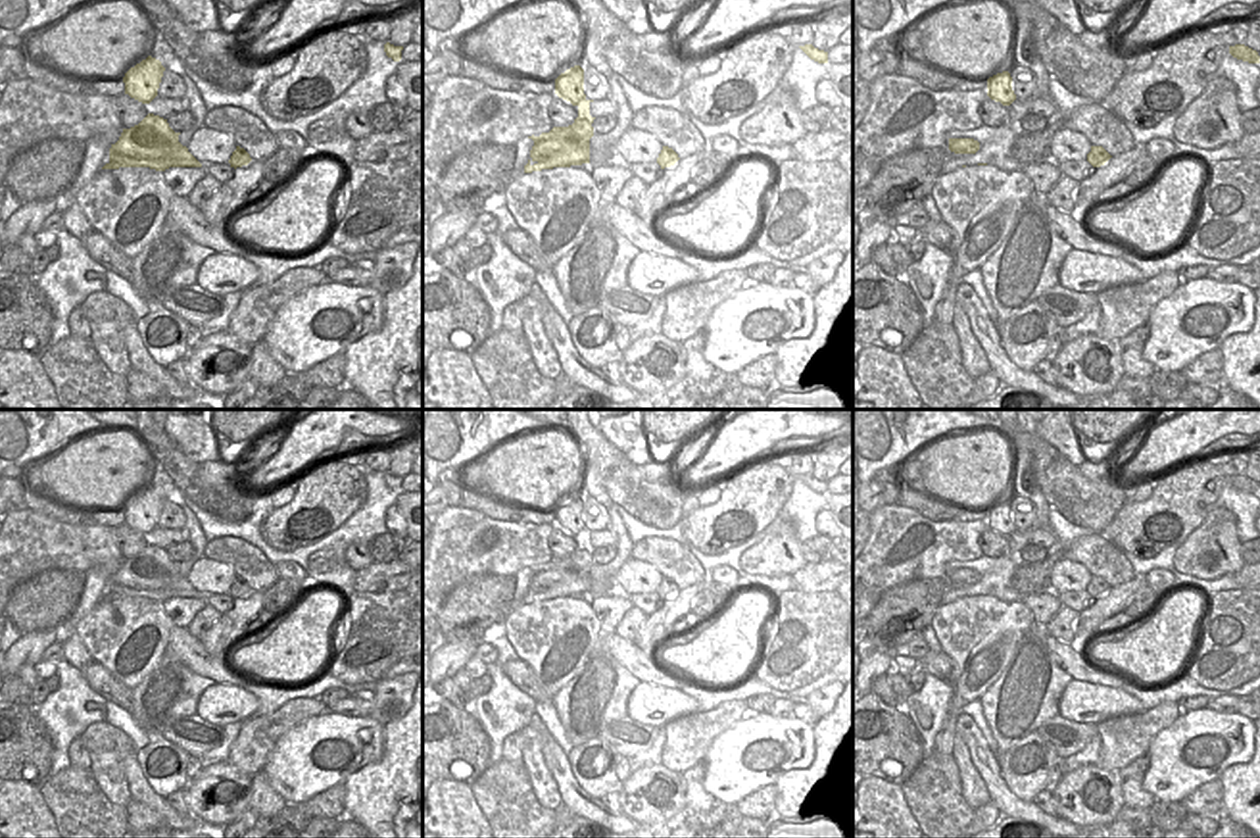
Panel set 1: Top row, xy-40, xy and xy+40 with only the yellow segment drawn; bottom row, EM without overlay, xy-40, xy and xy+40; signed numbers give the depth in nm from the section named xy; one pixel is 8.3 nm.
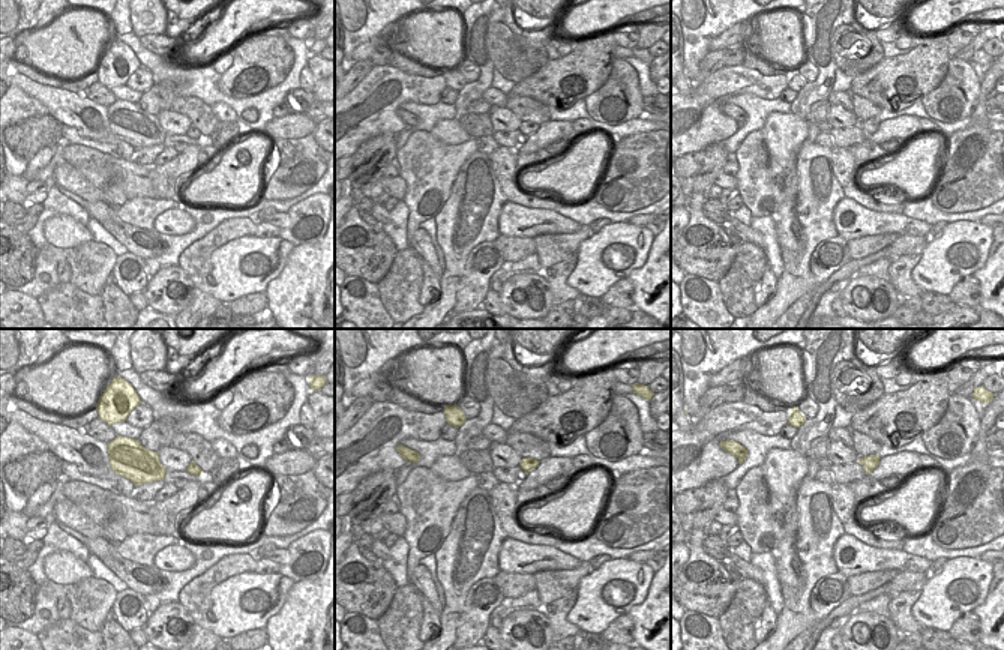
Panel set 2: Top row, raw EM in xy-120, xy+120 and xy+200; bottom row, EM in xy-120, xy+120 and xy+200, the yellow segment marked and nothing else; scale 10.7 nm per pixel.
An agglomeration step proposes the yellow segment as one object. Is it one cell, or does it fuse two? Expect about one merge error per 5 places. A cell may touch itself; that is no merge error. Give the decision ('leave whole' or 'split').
split

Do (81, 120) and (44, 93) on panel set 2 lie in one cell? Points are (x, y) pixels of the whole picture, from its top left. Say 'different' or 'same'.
same

